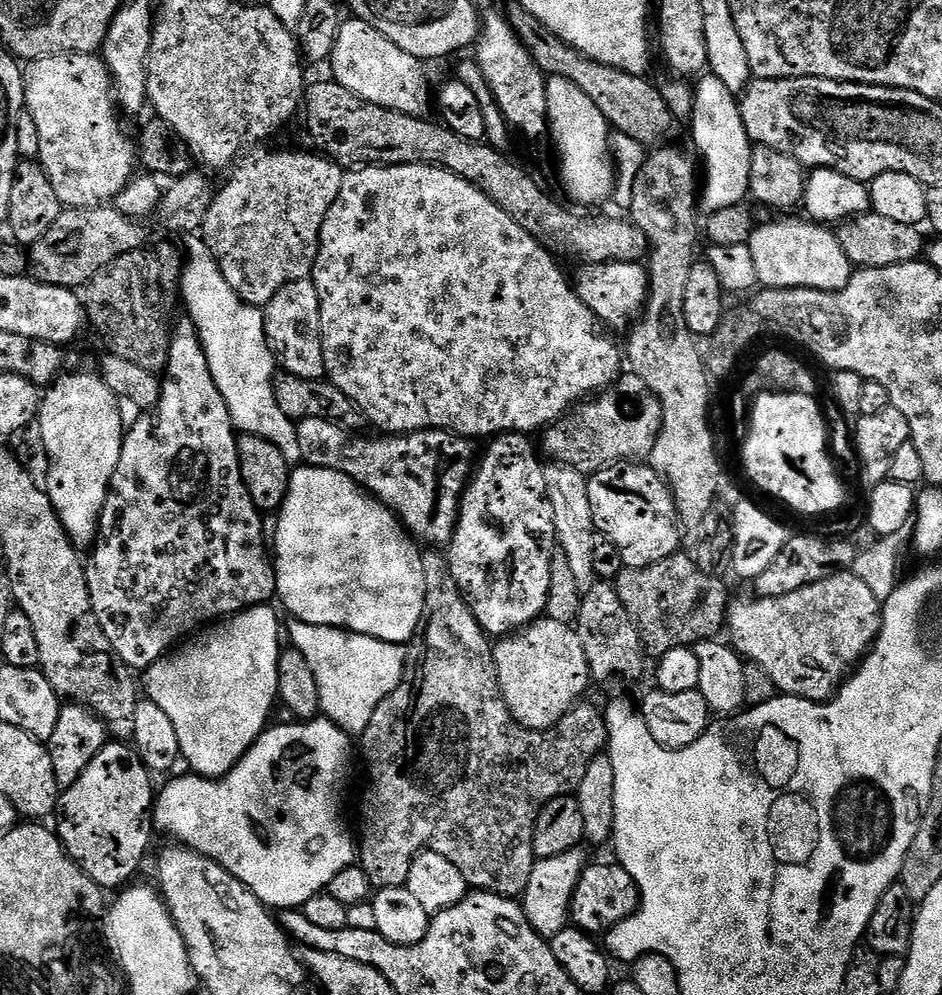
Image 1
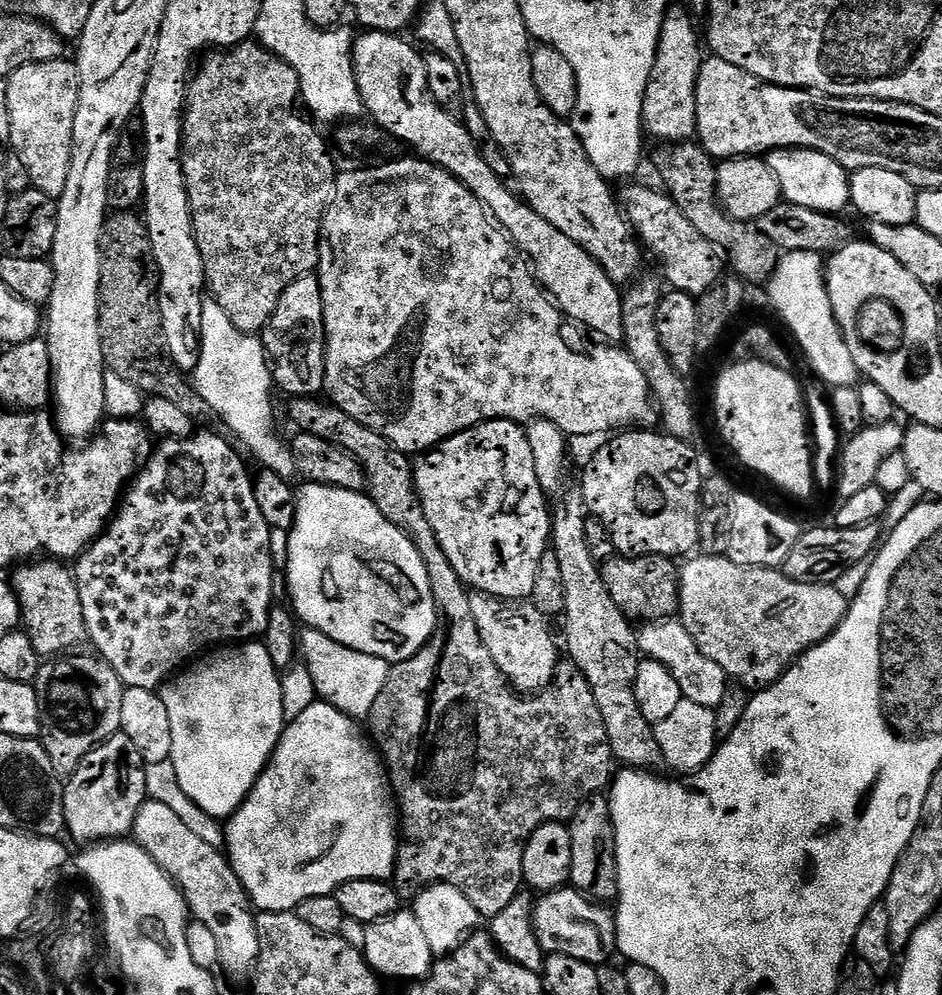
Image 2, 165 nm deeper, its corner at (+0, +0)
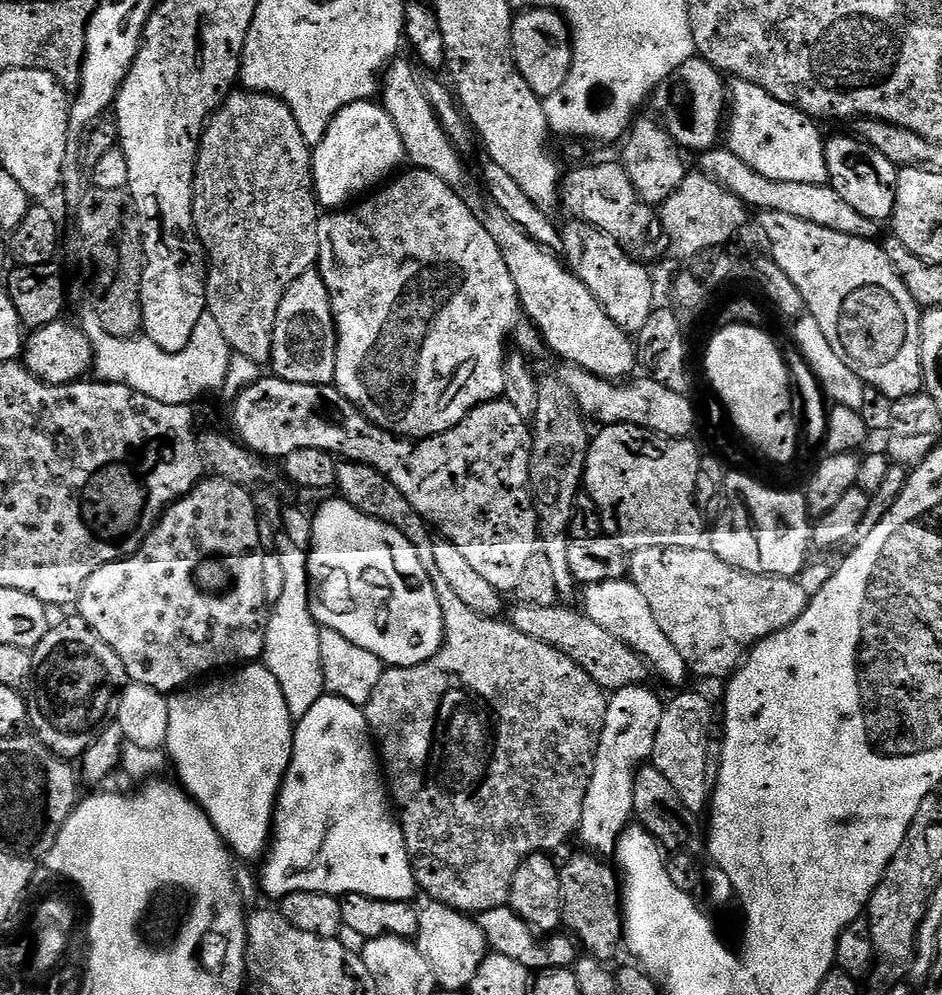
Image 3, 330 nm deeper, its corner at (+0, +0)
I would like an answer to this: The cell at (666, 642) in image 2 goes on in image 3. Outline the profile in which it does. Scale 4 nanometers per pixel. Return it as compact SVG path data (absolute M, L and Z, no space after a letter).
M631 579L589 584L583 592L584 600L588 603L586 614L589 618L598 622L602 630L610 630L614 638L626 642L626 646L636 651L655 675L657 672L668 684L684 684L690 679L688 663L684 661L682 654L678 654L670 638L662 634L662 626L658 626L657 620L654 619L654 610L650 610L650 602L646 602L642 590L638 590L638 586L633 584Z

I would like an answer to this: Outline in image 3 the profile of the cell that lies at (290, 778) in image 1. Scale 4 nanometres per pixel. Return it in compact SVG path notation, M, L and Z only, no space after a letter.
M325 694L314 706L310 706L310 714L306 718L295 721L292 733L292 761L288 773L280 787L280 797L276 800L276 815L274 817L274 831L270 837L270 847L263 857L264 873L258 876L259 887L263 895L283 898L295 892L325 892L334 897L348 896L351 892L366 894L370 898L379 900L407 900L417 895L416 879L412 873L412 860L408 857L408 847L404 841L404 832L400 829L397 813L394 811L393 801L390 799L389 789L386 787L386 776L382 771L382 761L378 749L373 741L372 732L368 728L368 719L364 717L361 705L346 702L346 698Z

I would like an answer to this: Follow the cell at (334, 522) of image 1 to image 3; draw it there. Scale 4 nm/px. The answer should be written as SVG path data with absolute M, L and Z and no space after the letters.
M343 498L335 499L324 500L312 516L312 547L307 551L308 593L316 623L342 634L362 650L370 650L370 654L394 668L418 666L434 658L444 645L444 615L418 550L398 529L362 514Z

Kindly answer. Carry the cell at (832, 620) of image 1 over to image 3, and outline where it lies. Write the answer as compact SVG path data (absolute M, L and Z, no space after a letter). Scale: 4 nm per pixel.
M708 546L699 548L647 548L633 552L630 556L630 579L633 584L638 586L638 590L642 590L646 602L650 602L650 610L654 610L654 619L657 620L658 626L662 626L662 634L666 634L666 638L670 638L670 642L677 648L678 654L682 654L682 658L688 663L689 673L696 675L697 672L698 675L709 676L712 680L722 679L721 681L723 681L725 678L731 677L732 673L744 663L745 656L748 655L753 646L768 636L778 634L778 630L786 630L788 626L798 622L798 618L802 618L810 605L810 597L800 585L799 579L790 576L755 576L749 572L743 572L726 562L722 562L722 558L714 555L711 547Z

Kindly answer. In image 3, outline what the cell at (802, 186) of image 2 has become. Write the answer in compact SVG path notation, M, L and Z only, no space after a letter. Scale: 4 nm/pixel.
M733 79L730 84L730 111L726 116L726 147L746 166L758 170L766 178L774 178L778 182L806 182L807 184L827 184L825 137L820 137L816 129L817 121L804 112L798 111L786 102L778 102L766 90L754 86L745 80Z

